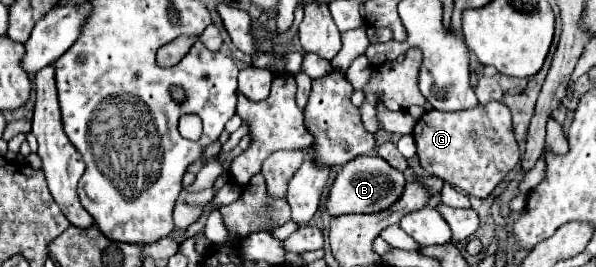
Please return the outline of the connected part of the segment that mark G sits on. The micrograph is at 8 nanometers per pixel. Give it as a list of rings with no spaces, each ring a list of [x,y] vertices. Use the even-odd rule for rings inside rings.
[[[489,102],[485,106],[475,106],[475,108],[469,108],[469,110],[457,110],[457,112],[429,110],[415,124],[413,138],[415,138],[415,144],[417,144],[419,164],[431,176],[437,176],[443,182],[451,184],[453,188],[459,188],[461,192],[465,192],[469,196],[477,196],[477,198],[487,198],[493,192],[493,188],[519,162],[519,146],[517,146],[517,142],[513,138],[513,130],[511,130],[511,114],[507,112],[507,106],[503,106],[501,102]],[[471,134],[483,134],[483,142],[479,142],[479,138],[477,138],[477,144],[475,144],[475,138],[473,138],[473,146],[471,146]]]

